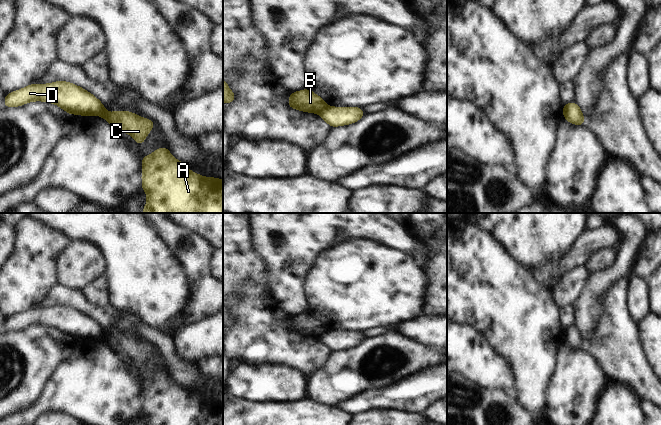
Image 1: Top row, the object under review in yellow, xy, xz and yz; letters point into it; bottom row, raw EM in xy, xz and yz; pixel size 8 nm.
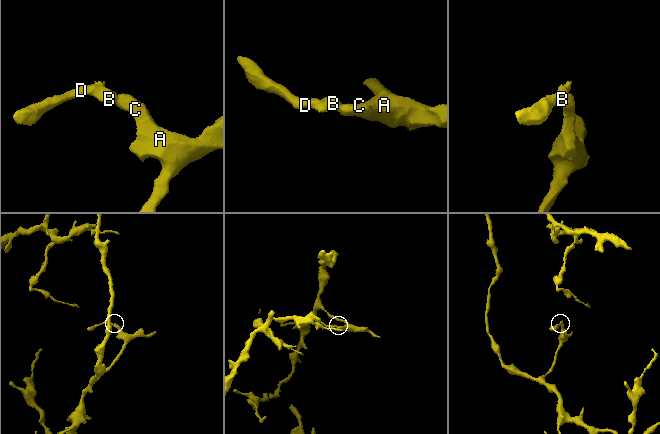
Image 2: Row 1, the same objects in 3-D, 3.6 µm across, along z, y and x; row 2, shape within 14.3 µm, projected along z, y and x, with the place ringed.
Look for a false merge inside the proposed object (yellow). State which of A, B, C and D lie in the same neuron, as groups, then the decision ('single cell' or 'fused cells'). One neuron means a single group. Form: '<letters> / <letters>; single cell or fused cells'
A C / B D; fused cells

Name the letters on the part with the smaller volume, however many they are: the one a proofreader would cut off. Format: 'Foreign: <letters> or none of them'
Foreign: B, D

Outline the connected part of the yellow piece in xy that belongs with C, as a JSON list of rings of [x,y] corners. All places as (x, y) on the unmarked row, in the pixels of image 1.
[[[103,332],[100,340],[106,343],[115,354],[128,357],[135,362],[135,367],[141,369],[145,361],[154,351],[155,346],[150,343],[139,341],[129,335],[113,335],[111,338]]]

